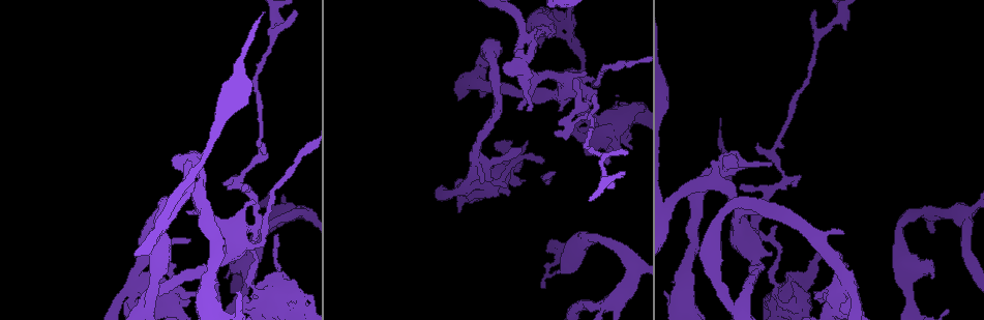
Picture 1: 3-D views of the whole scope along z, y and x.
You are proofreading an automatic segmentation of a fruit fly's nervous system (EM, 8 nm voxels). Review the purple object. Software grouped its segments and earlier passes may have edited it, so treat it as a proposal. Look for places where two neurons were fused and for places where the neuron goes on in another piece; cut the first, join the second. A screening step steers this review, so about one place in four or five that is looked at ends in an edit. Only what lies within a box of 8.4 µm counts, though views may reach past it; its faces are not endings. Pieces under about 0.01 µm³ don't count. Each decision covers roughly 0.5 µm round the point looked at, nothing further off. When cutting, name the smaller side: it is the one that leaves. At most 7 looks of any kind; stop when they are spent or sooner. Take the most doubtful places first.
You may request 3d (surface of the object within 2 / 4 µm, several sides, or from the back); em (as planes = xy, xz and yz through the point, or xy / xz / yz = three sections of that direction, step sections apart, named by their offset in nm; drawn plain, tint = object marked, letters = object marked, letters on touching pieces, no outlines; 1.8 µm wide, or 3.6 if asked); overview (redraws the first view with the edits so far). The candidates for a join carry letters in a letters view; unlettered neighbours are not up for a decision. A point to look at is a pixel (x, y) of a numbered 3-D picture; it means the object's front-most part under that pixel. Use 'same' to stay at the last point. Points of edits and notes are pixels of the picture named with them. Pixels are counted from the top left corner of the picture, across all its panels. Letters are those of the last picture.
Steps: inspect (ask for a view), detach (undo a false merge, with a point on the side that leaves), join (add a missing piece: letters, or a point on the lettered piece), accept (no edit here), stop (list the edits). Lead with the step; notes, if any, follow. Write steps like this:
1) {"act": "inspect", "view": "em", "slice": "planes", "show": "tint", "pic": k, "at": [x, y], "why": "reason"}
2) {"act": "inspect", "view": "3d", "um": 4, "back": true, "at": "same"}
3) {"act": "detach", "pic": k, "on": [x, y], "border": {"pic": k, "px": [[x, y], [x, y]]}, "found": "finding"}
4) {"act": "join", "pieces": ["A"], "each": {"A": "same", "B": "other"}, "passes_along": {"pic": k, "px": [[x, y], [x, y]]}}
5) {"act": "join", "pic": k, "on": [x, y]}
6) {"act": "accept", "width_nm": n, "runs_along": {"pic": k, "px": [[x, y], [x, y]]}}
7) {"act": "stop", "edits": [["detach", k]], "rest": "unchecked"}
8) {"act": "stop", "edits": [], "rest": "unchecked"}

{"act": "inspect", "view": "em", "slice": "planes", "show": "letters", "pic": 1, "at": [741, 306], "why": "sharp bend"}

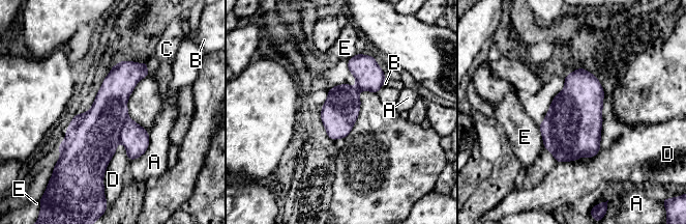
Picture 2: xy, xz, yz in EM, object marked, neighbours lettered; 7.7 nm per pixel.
{"act": "accept", "each": {"A": "other", "B": "other", "C": "other", "D": "other", "E": "other"}, "border": {"pic": 2, "px": [[384, 85], [377, 92]]}, "found": "all the same neuron"}

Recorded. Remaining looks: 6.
{"act": "inspect", "view": "em", "um": 3.6, "slice": "xy", "step": 16, "show": "letters", "pic": 1, "at": [616, 147], "why": "thick turns thin"}

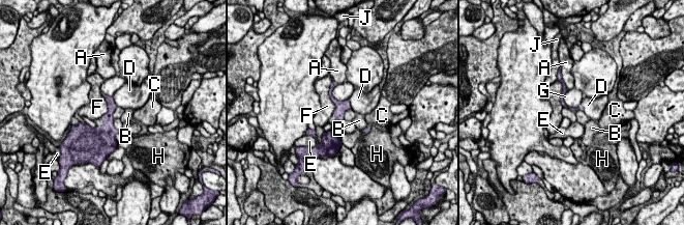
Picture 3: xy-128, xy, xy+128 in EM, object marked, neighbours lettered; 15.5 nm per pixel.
{"act": "inspect", "view": "em", "um": 3.6, "slice": "planes", "show": "letters", "at": "same"}

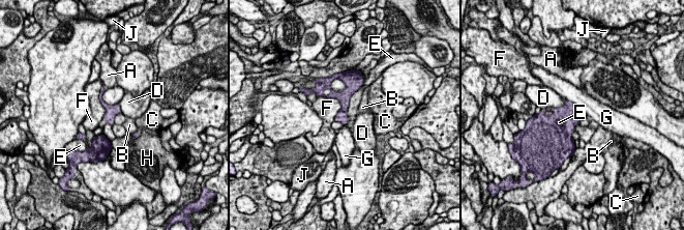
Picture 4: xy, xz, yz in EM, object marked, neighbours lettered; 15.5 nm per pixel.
{"act": "accept", "width_nm": 180, "each": {"A": "other", "B": "other", "C": "other", "D": "other", "E": "other", "F": "other", "G": "other", "H": "other", "J": "other"}, "runs_along": {"pic": 4, "px": [[351, 86], [339, 119]]}, "found": "all the same neuron"}

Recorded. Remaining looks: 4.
{"act": "inspect", "view": "3d", "um": 4, "pic": 1, "at": [771, 166]}

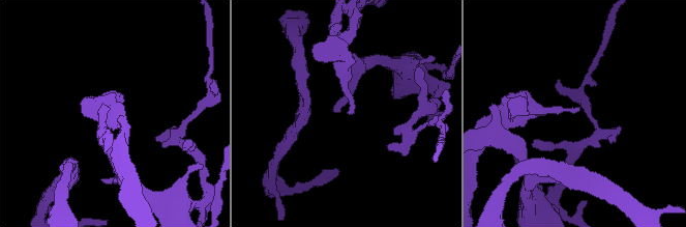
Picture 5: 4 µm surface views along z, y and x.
{"act": "inspect", "view": "em", "slice": "planes", "show": "letters", "pic": 5, "at": [578, 109], "why": "need the tissue"}

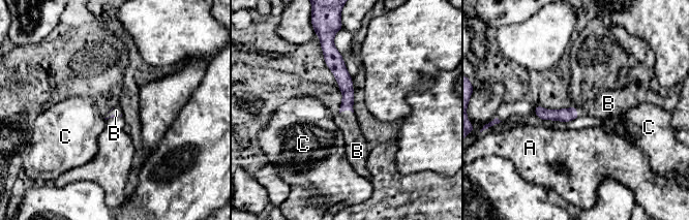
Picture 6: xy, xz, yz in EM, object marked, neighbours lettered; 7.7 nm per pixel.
{"act": "join", "pieces": ["B"], "each": {"A": "other", "B": "same", "C": "other"}, "passes_along": {"pic": 6, "px": [[343, 79], [346, 110], [354, 139]]}, "found": "the neuron continues"}

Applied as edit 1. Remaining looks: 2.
{"act": "stop", "edits": [["join", 6]], "rest": "unchecked"}

